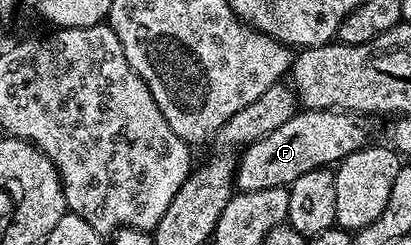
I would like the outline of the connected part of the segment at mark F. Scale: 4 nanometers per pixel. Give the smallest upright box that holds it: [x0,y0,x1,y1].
[235,109,369,193]

